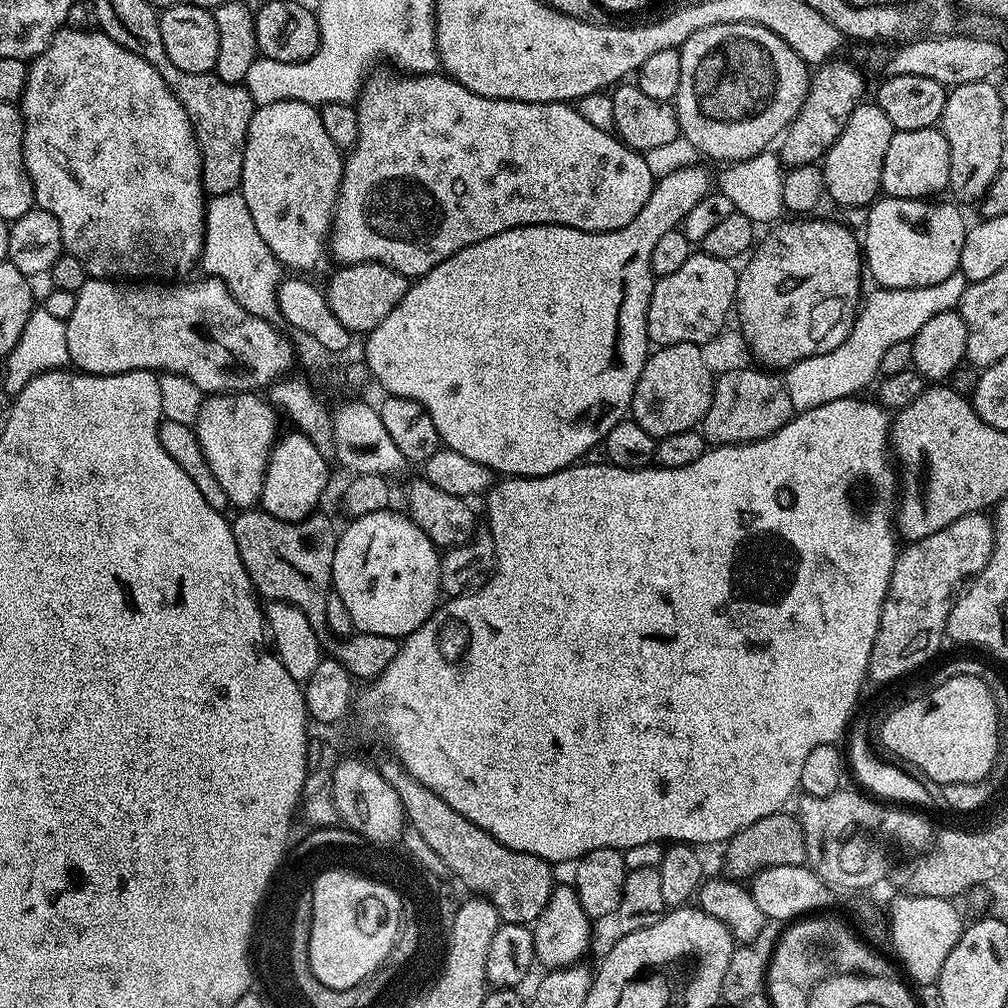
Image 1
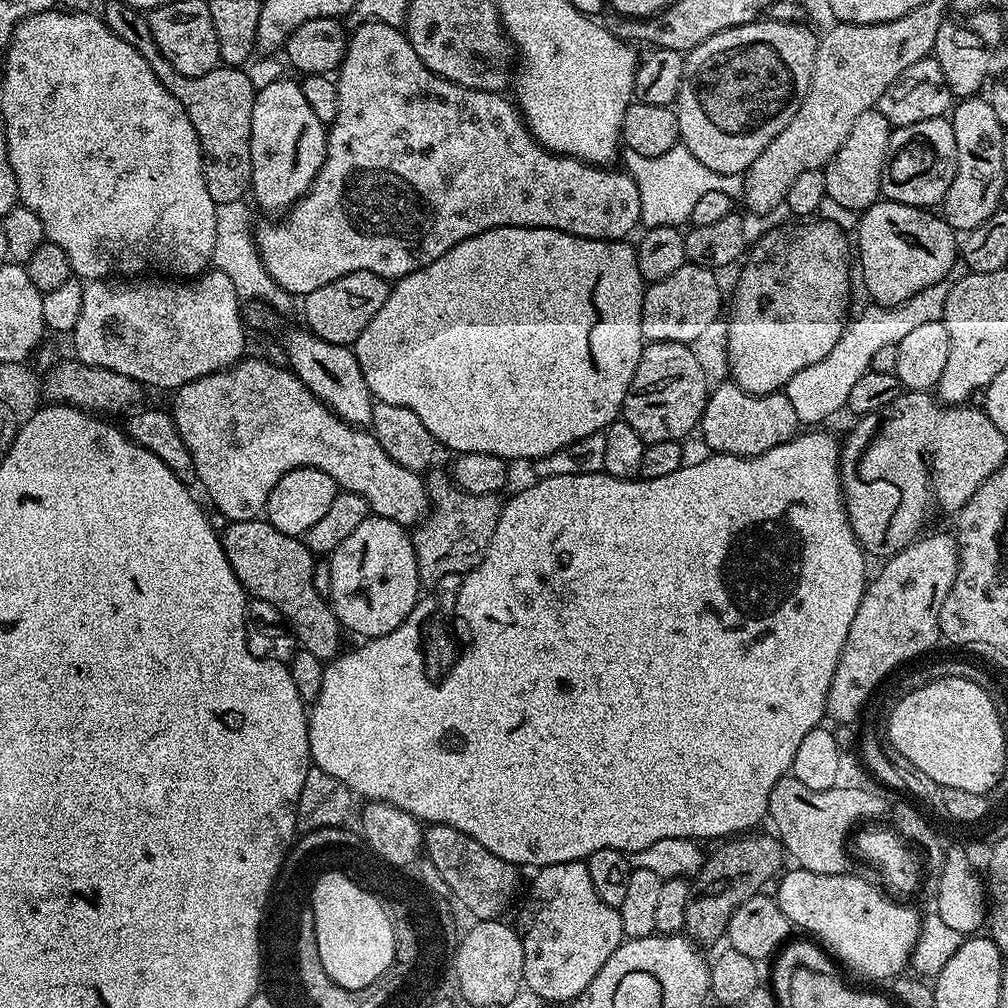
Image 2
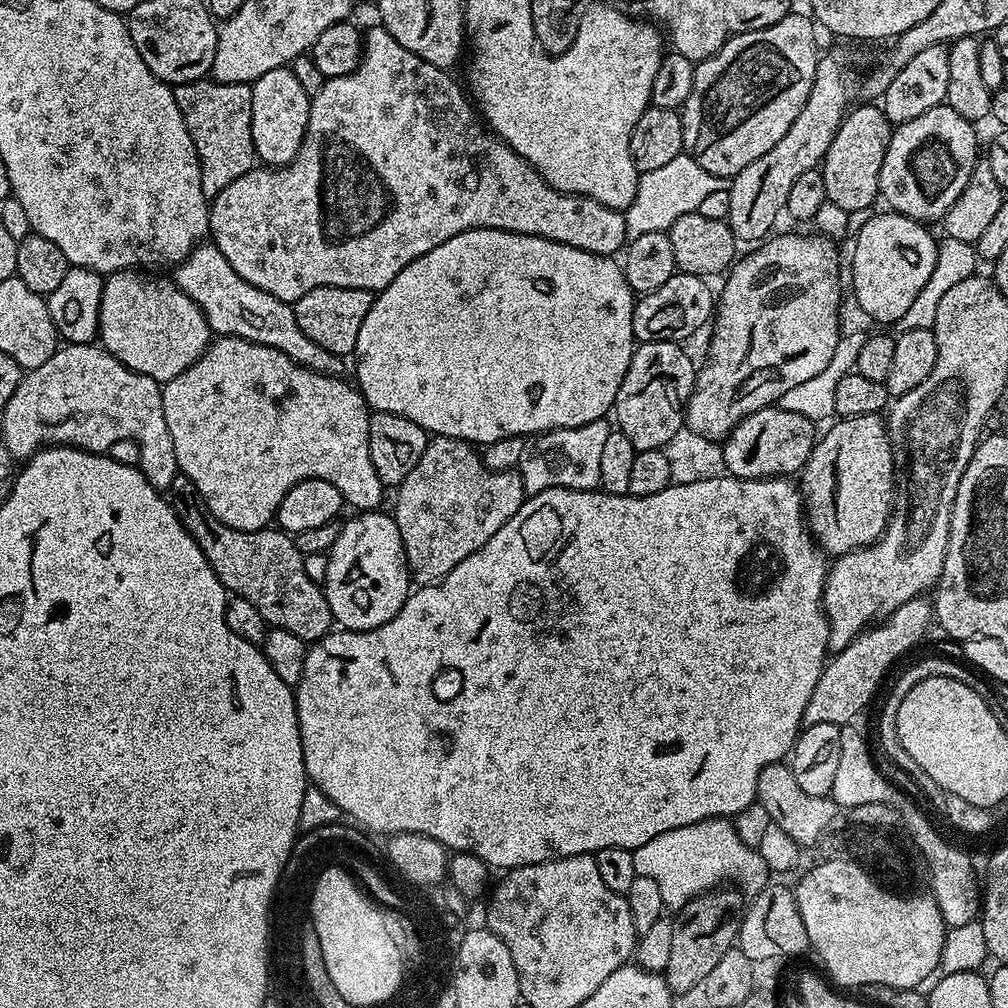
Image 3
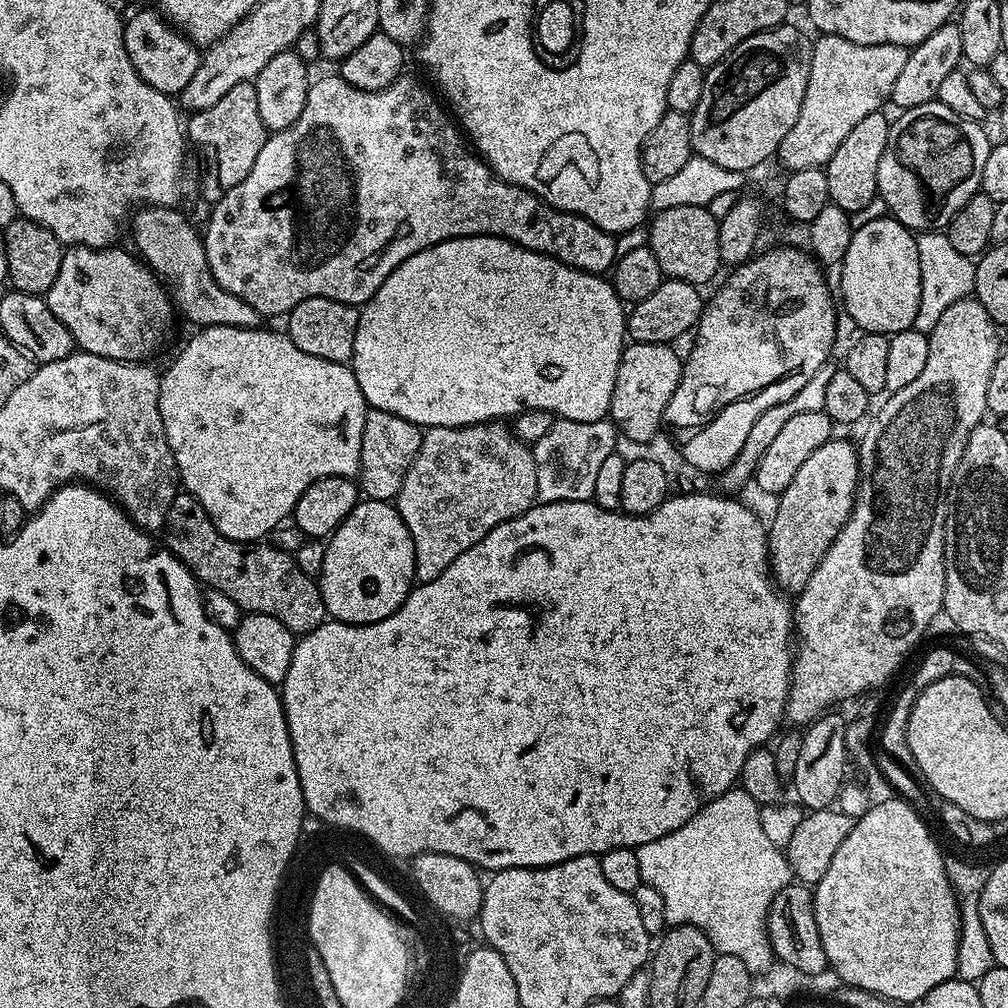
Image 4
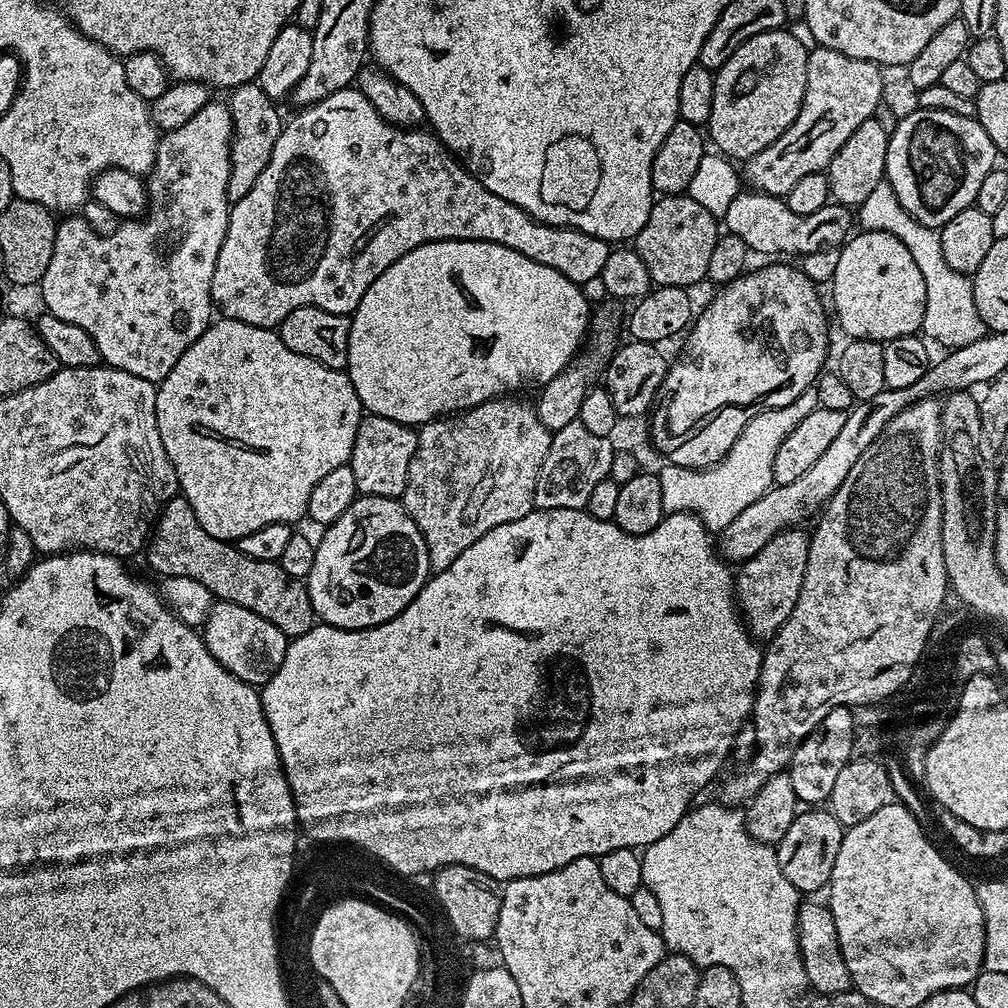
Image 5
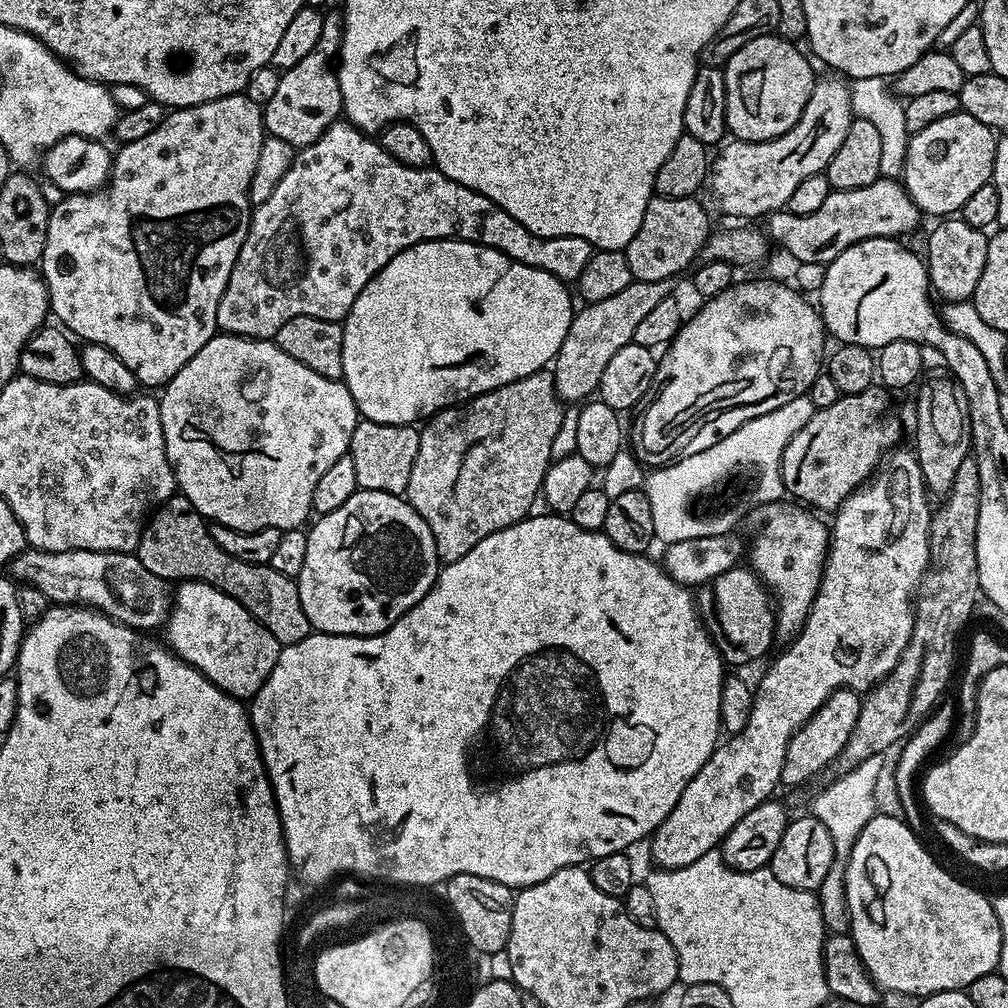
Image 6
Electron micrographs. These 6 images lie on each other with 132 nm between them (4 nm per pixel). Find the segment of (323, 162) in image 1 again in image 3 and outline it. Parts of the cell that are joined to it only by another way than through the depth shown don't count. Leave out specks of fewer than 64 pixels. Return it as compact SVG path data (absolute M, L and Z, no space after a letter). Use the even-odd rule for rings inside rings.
M291 67L269 70L262 78L252 81L252 113L250 126L254 138L254 150L265 165L283 166L291 164L302 146L302 138L308 125L310 98L298 78L294 78Z

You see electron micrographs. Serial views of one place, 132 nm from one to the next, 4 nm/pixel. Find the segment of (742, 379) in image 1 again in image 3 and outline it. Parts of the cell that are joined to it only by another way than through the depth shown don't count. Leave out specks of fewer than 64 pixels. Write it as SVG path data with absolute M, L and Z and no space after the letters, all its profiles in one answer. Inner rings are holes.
M778 406L763 408L742 418L722 444L727 475L736 476L739 480L771 480L799 473L816 445L816 428L810 418Z

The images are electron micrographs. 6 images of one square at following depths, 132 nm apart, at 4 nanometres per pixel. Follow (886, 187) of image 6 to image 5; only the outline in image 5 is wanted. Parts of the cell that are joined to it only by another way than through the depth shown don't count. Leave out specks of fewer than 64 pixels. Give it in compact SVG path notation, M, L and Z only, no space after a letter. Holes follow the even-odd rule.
M744 190L734 198L722 217L731 235L742 238L746 242L749 253L764 258L776 258L781 252L784 258L799 258L806 254L821 252L823 248L840 248L849 239L854 228L854 216L843 204L829 202L822 210L814 210L814 214L794 214L790 210L787 199L779 196L767 196L764 192Z

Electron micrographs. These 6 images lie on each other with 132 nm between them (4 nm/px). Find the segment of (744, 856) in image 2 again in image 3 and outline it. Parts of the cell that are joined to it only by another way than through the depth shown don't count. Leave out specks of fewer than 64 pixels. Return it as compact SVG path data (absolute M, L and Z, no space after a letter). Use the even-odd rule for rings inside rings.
M736 890L724 891L704 892L679 909L670 949L670 962L662 973L668 983L668 989L673 994L692 992L698 986L698 982L702 982L702 978L706 978L706 974L714 970L714 965L721 960L722 954L726 954L726 950L730 950L737 943L741 922L738 913L742 908L742 896Z

